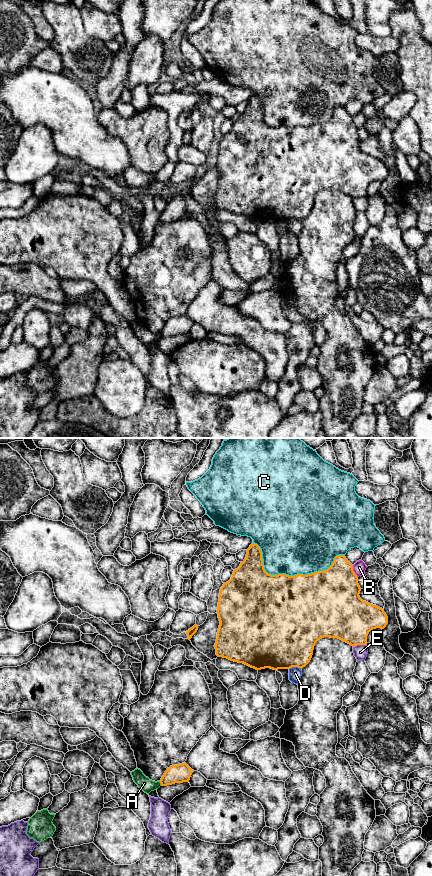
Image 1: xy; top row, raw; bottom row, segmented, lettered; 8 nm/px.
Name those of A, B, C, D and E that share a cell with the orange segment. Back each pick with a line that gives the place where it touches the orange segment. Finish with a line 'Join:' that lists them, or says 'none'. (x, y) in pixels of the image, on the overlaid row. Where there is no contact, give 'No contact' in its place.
Join: none

